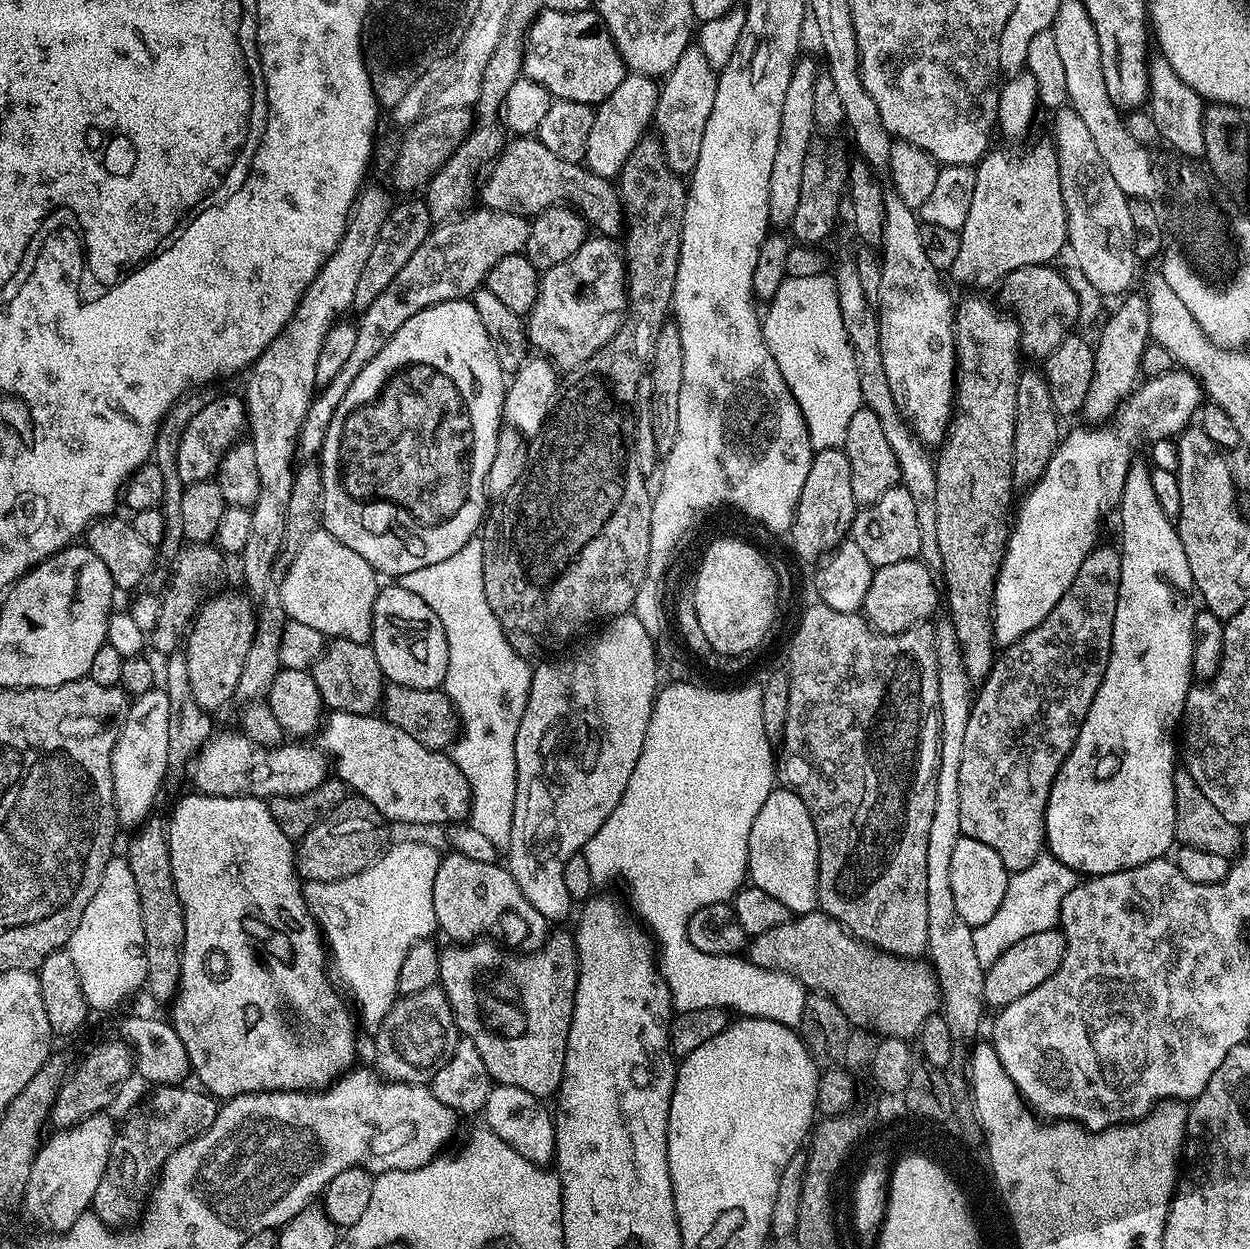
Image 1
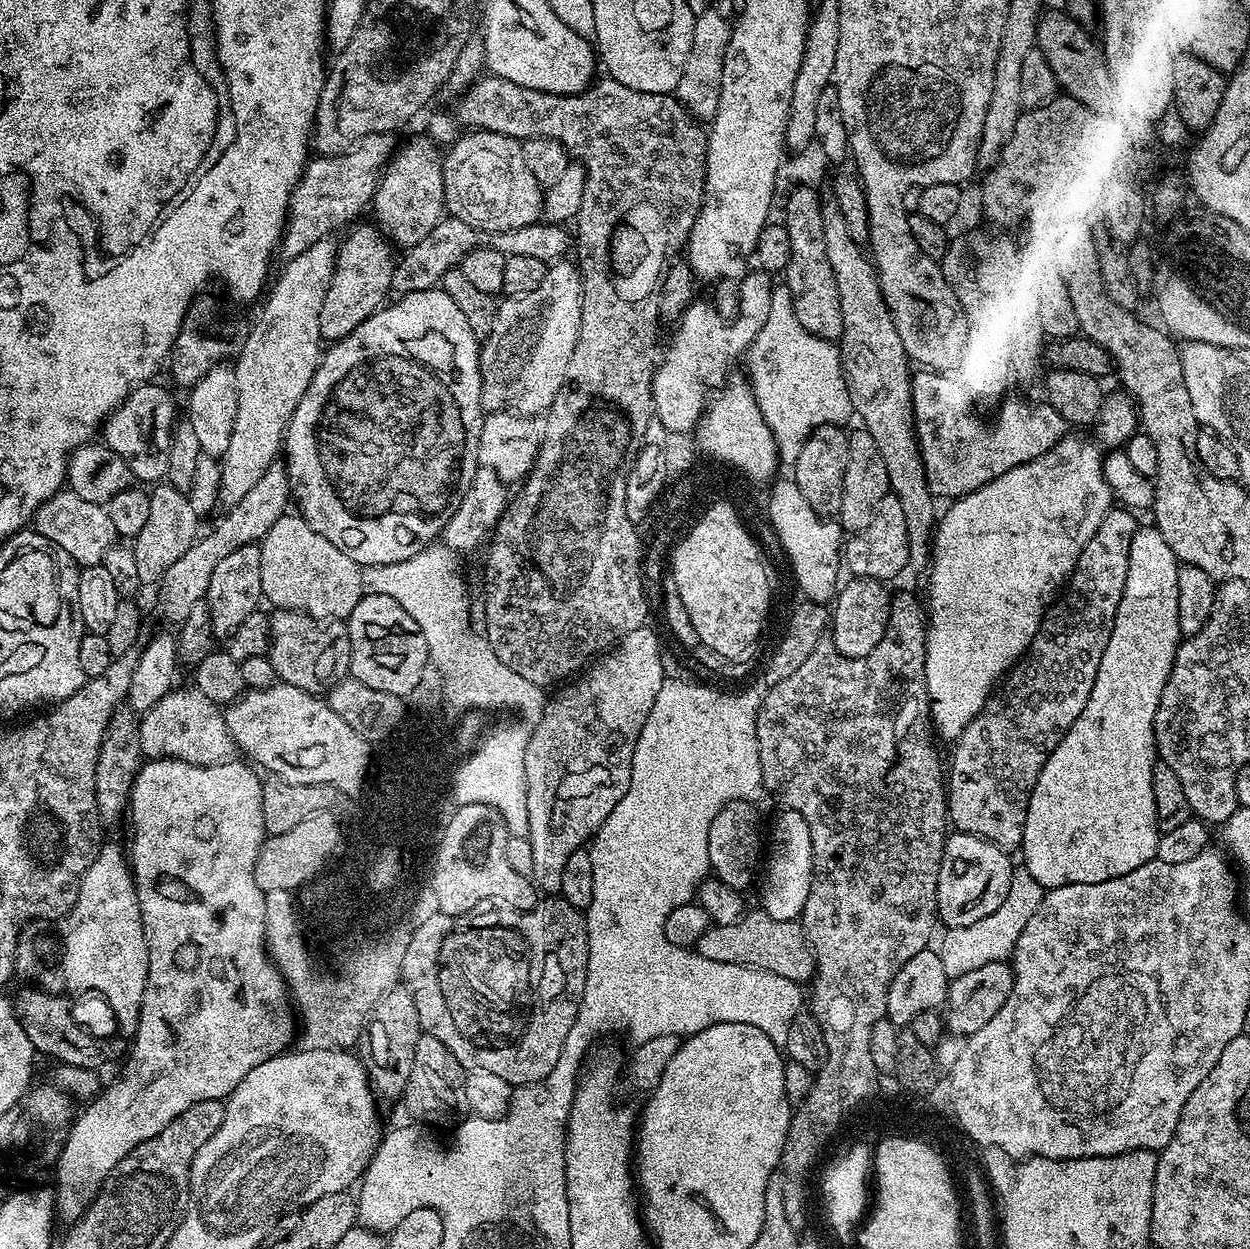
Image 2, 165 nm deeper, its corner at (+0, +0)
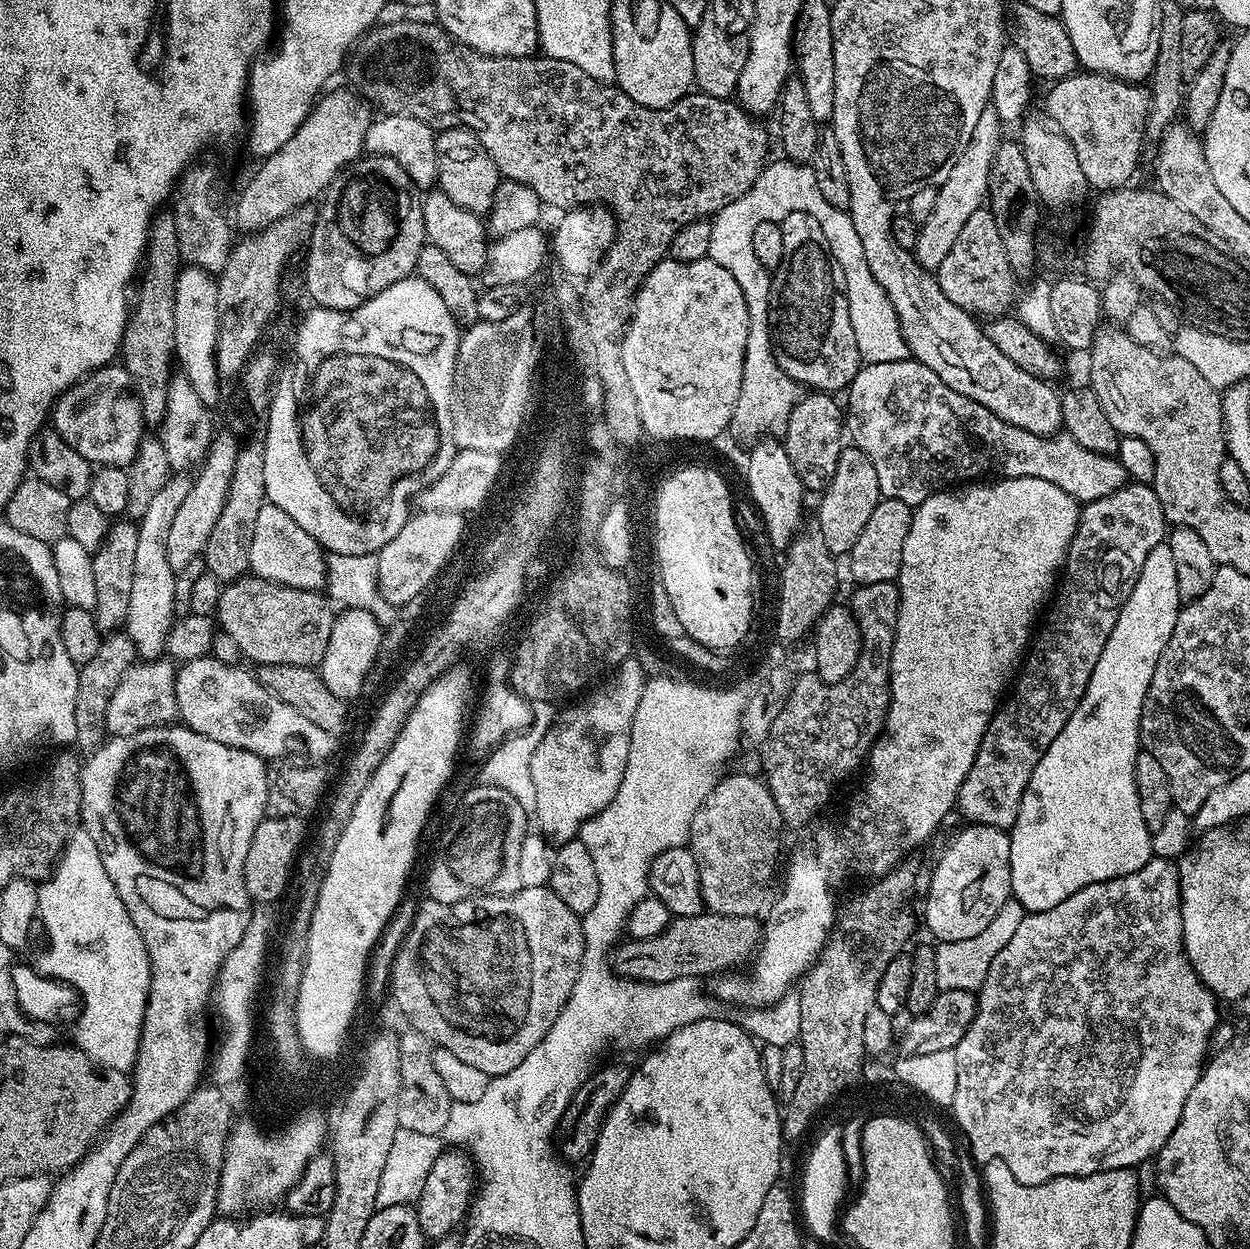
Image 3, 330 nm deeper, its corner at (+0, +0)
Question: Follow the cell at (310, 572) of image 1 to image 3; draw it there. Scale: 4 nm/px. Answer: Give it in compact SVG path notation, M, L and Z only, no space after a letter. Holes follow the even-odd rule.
M265 503L258 510L258 519L254 525L254 538L250 542L250 569L264 580L272 580L282 586L290 586L298 590L315 592L326 584L326 553L320 544L286 510L278 510L278 506Z

